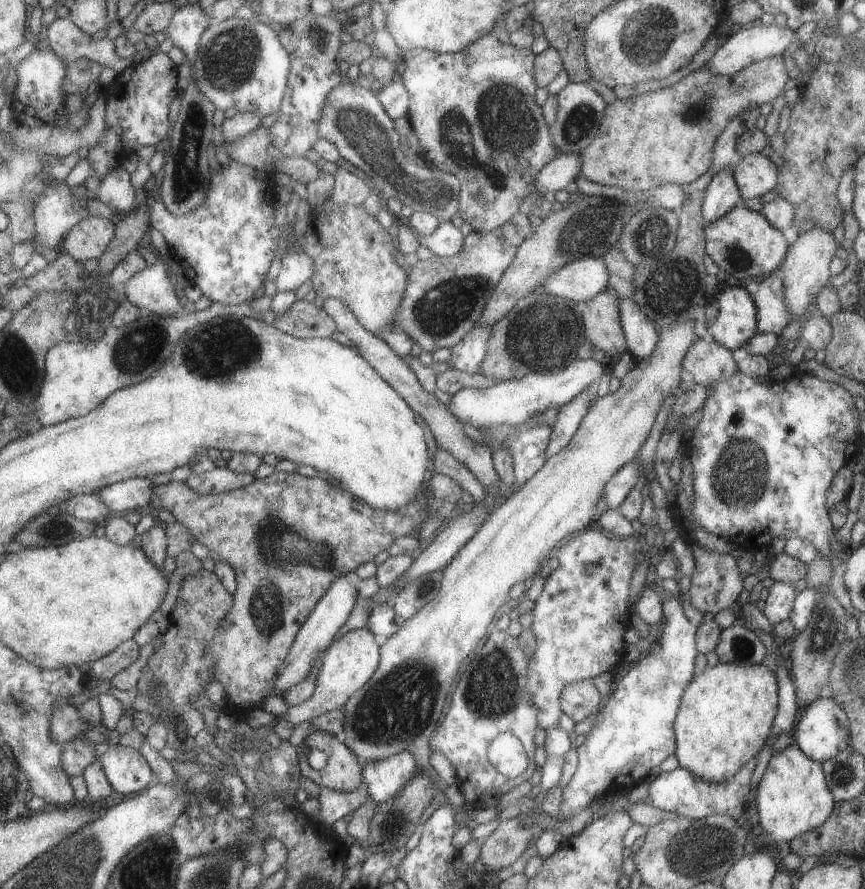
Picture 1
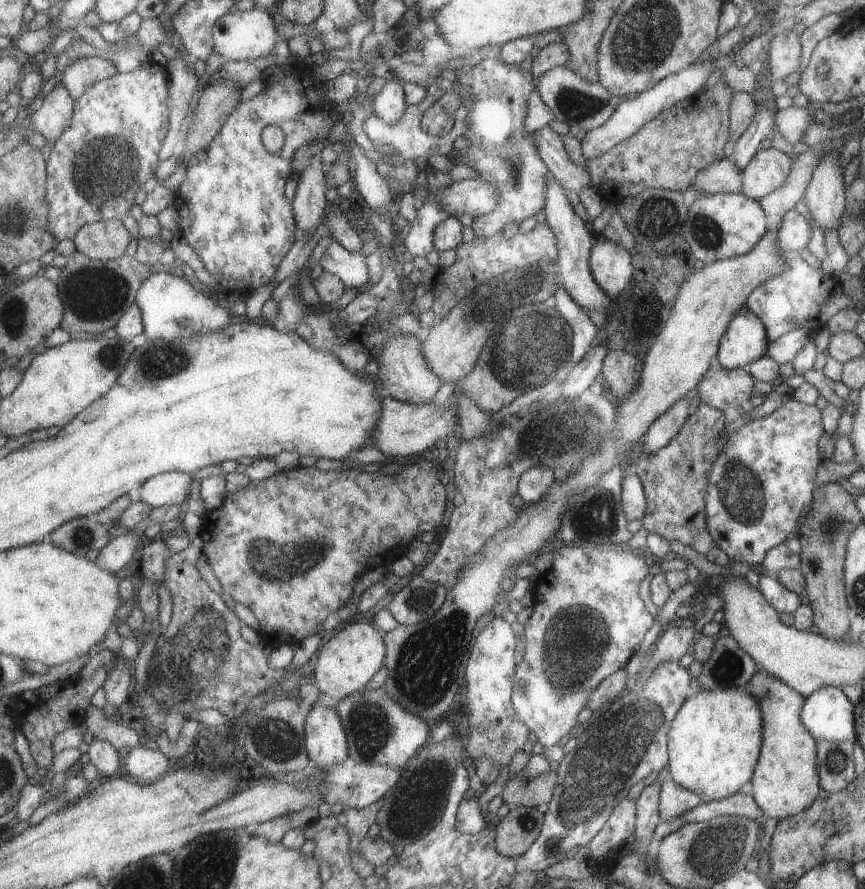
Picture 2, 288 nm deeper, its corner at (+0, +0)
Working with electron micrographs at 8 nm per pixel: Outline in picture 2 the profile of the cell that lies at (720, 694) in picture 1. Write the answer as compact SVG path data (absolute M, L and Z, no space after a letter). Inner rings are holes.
M747 686L711 688L691 694L681 708L681 714L671 726L671 762L669 776L681 786L703 794L705 804L729 798L741 792L741 786L751 778L755 760L761 756L761 704L753 698Z

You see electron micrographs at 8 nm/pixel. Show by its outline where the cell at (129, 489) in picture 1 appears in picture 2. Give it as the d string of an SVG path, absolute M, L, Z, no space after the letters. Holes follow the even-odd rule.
M159 474L149 478L149 482L141 484L137 490L129 492L131 502L143 502L149 508L171 508L181 506L189 498L189 486L193 478L191 474Z

